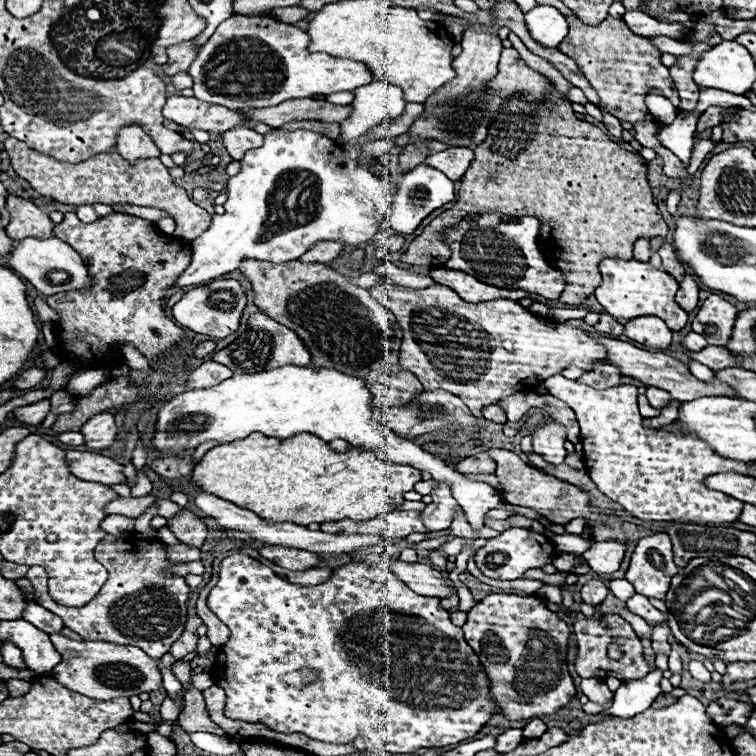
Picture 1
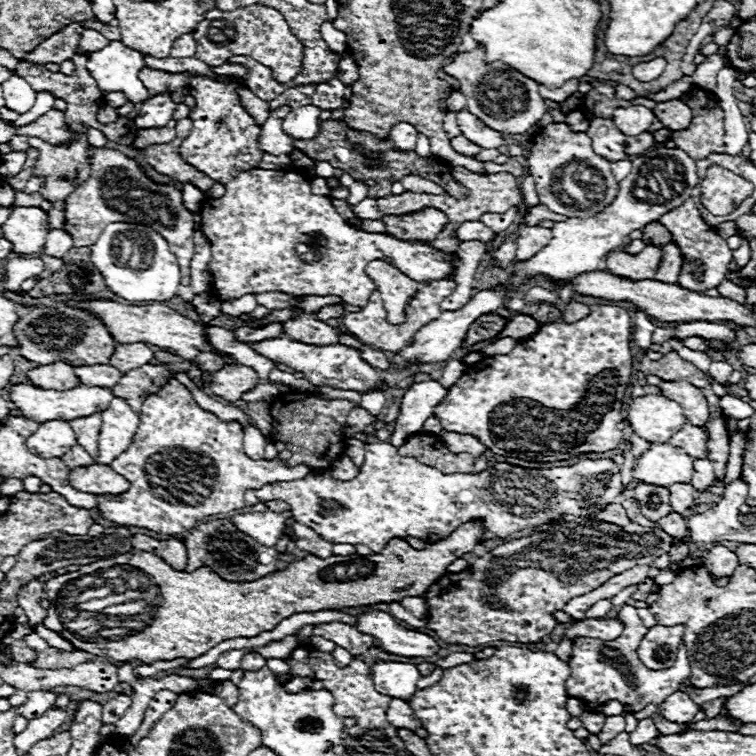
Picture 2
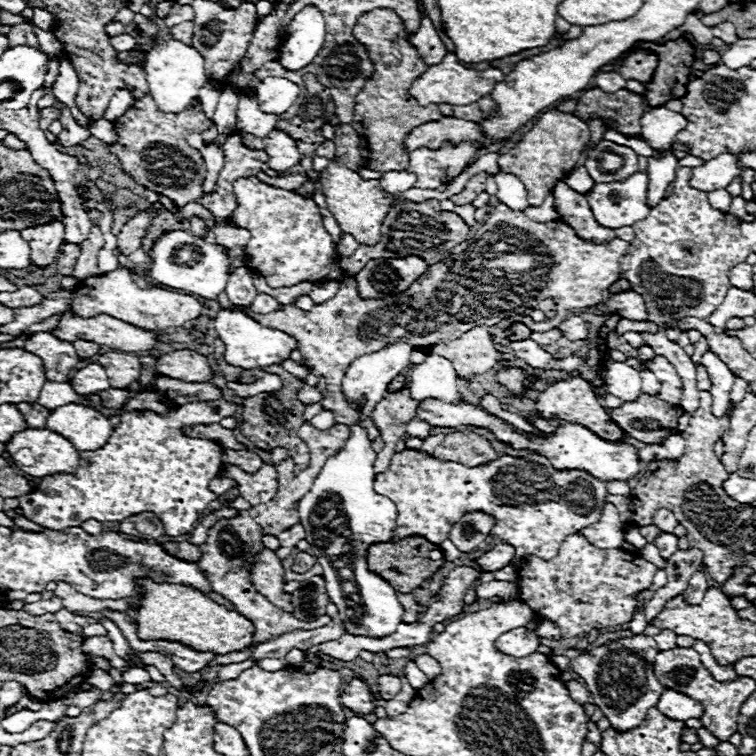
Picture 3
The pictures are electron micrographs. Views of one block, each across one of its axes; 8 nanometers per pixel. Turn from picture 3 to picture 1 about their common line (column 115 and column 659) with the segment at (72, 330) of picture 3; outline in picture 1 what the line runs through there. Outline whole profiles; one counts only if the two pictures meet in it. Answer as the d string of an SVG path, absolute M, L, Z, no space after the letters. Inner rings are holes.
M640 316L640 318L628 320L624 324L624 334L630 340L636 340L656 350L662 350L662 342L672 340L672 330L666 326L666 322L662 322L656 316Z

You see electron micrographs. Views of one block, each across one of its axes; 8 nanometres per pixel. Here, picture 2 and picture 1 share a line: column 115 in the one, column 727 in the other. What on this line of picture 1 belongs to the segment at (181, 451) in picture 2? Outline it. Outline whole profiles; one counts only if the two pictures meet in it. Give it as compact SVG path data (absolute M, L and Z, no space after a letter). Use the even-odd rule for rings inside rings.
M560 374L544 380L550 394L562 398L578 416L580 440L588 474L614 502L622 504L632 516L656 522L696 522L724 524L738 520L742 502L704 486L704 478L718 472L736 470L748 474L744 462L734 462L712 452L702 440L674 434L664 428L644 428L638 410L638 388L632 384L596 390Z

